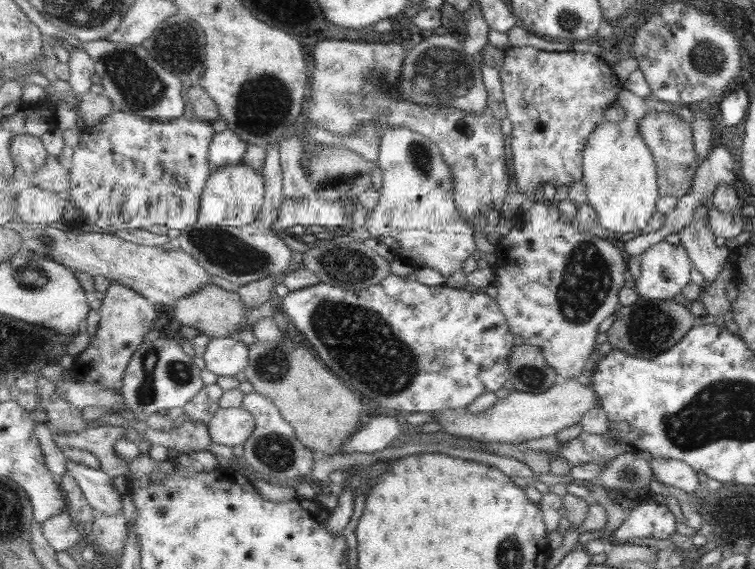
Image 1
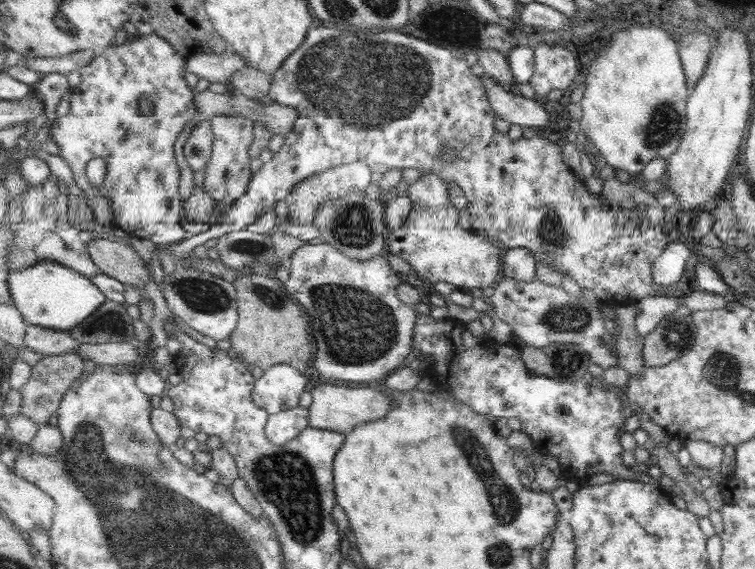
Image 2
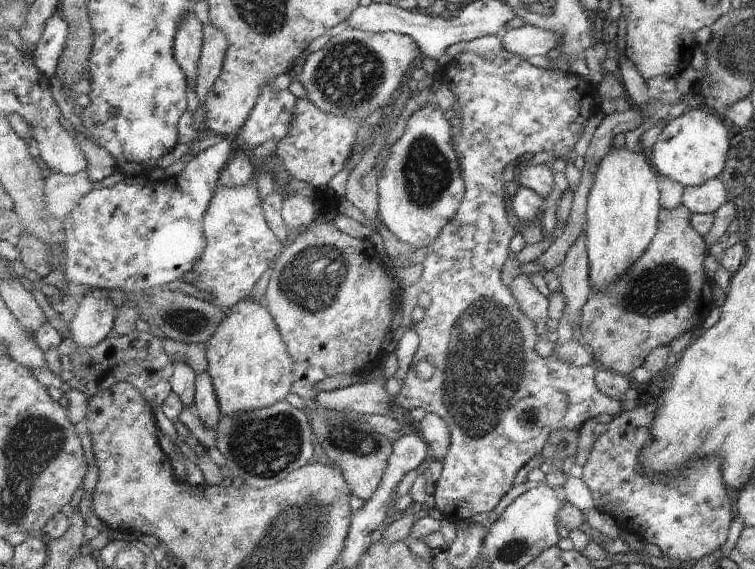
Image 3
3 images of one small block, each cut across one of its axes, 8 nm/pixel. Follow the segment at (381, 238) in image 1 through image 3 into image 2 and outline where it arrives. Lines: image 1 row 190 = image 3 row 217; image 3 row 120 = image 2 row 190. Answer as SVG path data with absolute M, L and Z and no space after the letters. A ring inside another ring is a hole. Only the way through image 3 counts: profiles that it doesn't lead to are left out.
M424 173L421 175L411 186L408 188L408 197L412 200L412 209L405 221L405 224L401 228L393 229L388 236L388 247L390 248L390 252L395 254L395 256L399 256L403 261L406 261L415 272L415 280L416 276L421 278L421 280L430 281L431 283L435 282L449 282L449 284L453 284L459 290L471 290L471 288L487 288L494 287L495 284L501 278L503 274L503 253L504 247L497 242L491 244L489 240L483 240L483 238L479 238L477 233L473 234L473 230L467 232L467 230L463 230L461 226L459 226L459 210L453 206L451 203L451 198L449 197L449 184L446 183L442 178L439 178L439 175L433 173Z

